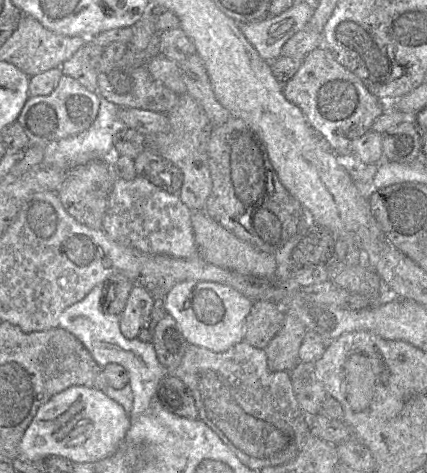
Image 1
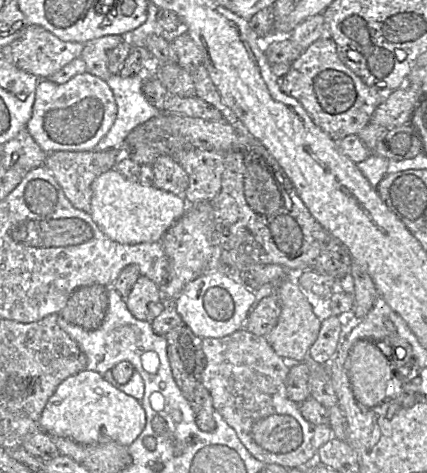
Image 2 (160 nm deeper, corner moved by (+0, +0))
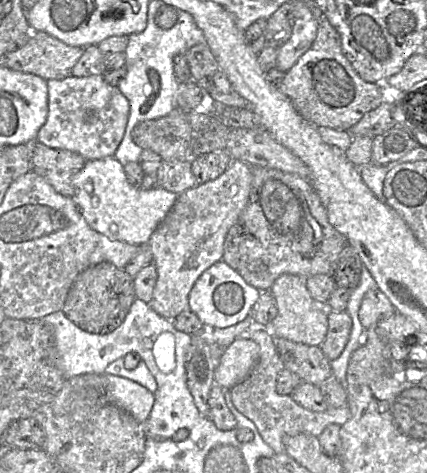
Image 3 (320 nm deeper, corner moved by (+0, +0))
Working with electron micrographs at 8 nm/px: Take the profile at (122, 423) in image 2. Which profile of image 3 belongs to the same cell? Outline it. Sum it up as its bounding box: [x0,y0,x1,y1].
[103,374,155,423]

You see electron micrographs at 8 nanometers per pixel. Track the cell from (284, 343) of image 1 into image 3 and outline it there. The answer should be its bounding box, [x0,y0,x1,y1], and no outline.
[267,274,328,346]

